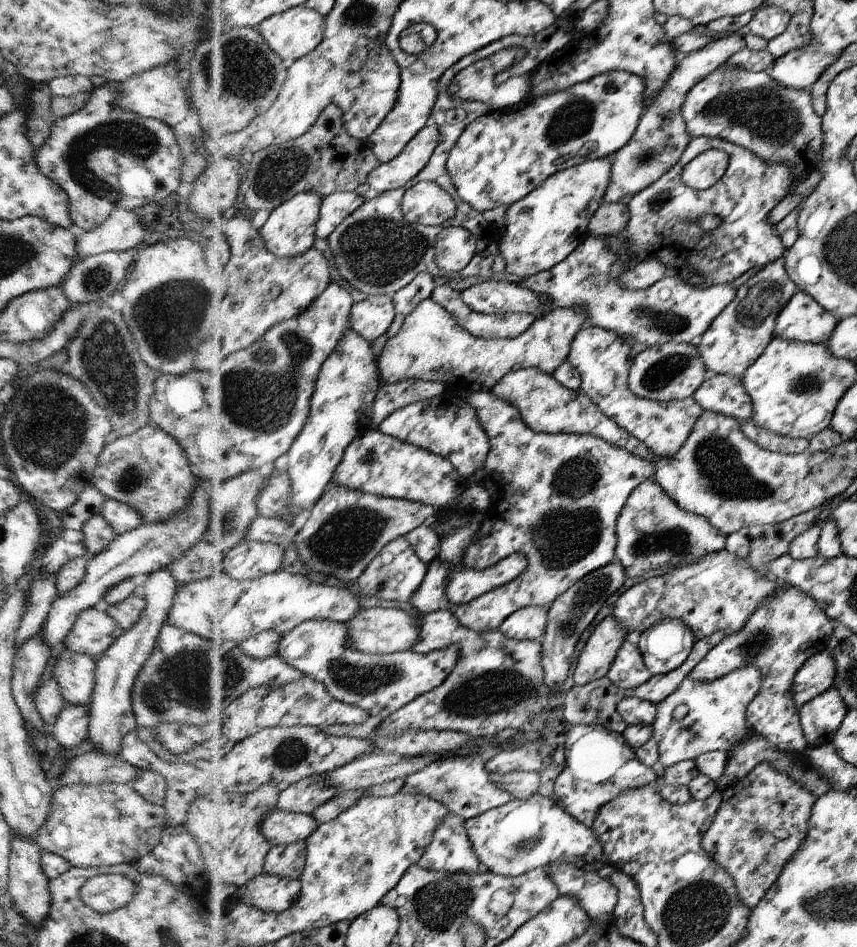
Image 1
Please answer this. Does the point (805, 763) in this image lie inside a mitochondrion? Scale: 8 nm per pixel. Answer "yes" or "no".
no

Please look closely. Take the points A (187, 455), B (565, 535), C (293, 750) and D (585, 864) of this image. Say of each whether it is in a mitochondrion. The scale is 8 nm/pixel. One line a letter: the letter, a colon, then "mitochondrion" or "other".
A: other
B: mitochondrion
C: mitochondrion
D: other

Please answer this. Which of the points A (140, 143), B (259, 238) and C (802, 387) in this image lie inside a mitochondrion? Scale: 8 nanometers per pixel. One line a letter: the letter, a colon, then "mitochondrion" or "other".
A: mitochondrion
B: other
C: mitochondrion

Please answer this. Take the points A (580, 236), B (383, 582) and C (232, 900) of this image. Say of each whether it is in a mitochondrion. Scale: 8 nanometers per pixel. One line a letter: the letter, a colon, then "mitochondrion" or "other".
A: other
B: mitochondrion
C: other

